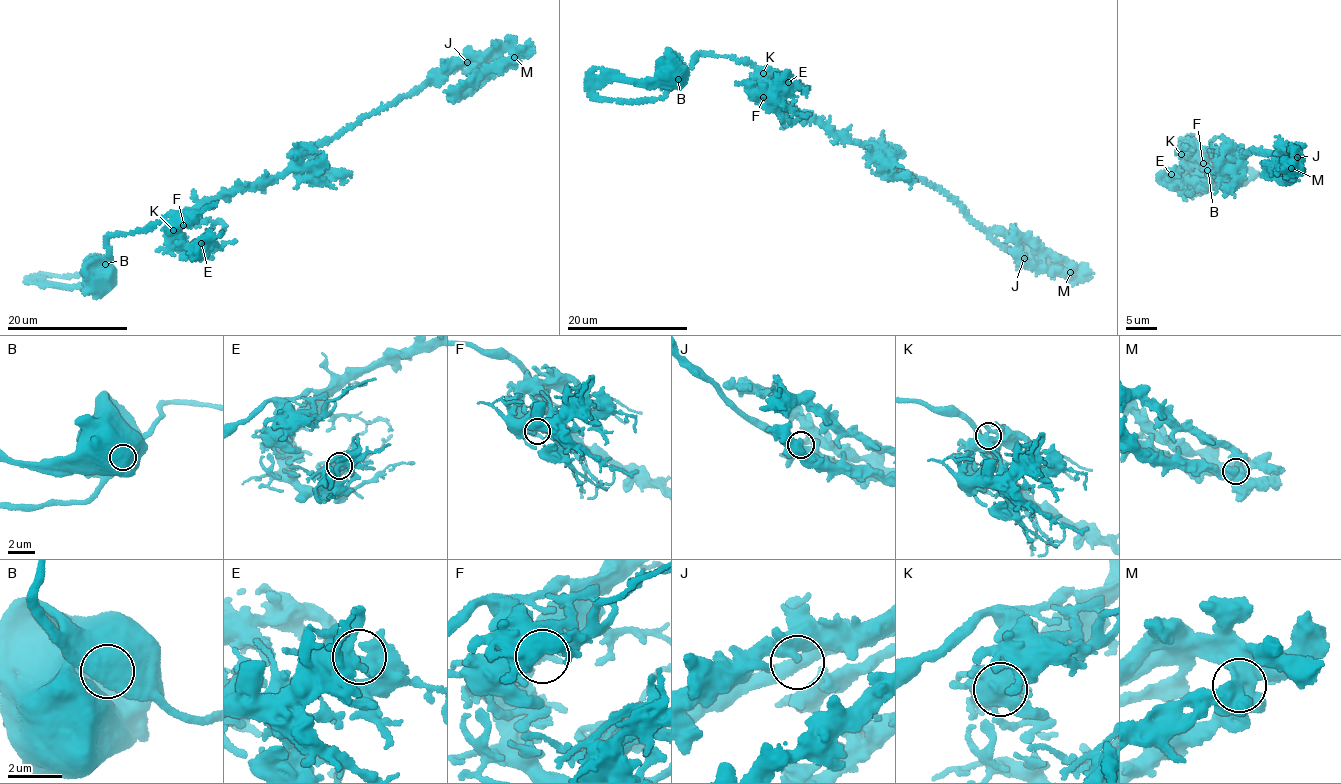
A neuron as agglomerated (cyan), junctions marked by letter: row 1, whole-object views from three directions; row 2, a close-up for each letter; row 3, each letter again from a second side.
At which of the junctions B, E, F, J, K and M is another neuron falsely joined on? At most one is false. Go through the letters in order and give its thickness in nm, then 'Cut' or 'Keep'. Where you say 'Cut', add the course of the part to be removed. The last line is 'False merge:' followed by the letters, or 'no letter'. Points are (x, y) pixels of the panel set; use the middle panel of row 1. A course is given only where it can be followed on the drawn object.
B: Thickness 700 nm. Keep
E: Thickness 750 nm. Keep
F: Thickness 900 nm. Keep
J: Thickness 460 nm. Keep
K: Thickness 650 nm. Keep
M: Thickness 500 nm. Keep
False merge: no letter

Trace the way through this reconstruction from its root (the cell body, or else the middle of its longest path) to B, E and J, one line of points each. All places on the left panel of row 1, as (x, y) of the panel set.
B: (95, 280), (105, 264)
E: (95, 280), (110, 253), (107, 240), (148, 230), (166, 215), (176, 220), (184, 251), (201, 243)
J: (95, 280), (112, 236), (148, 230), (166, 215), (278, 178), (316, 145), (467, 62)

